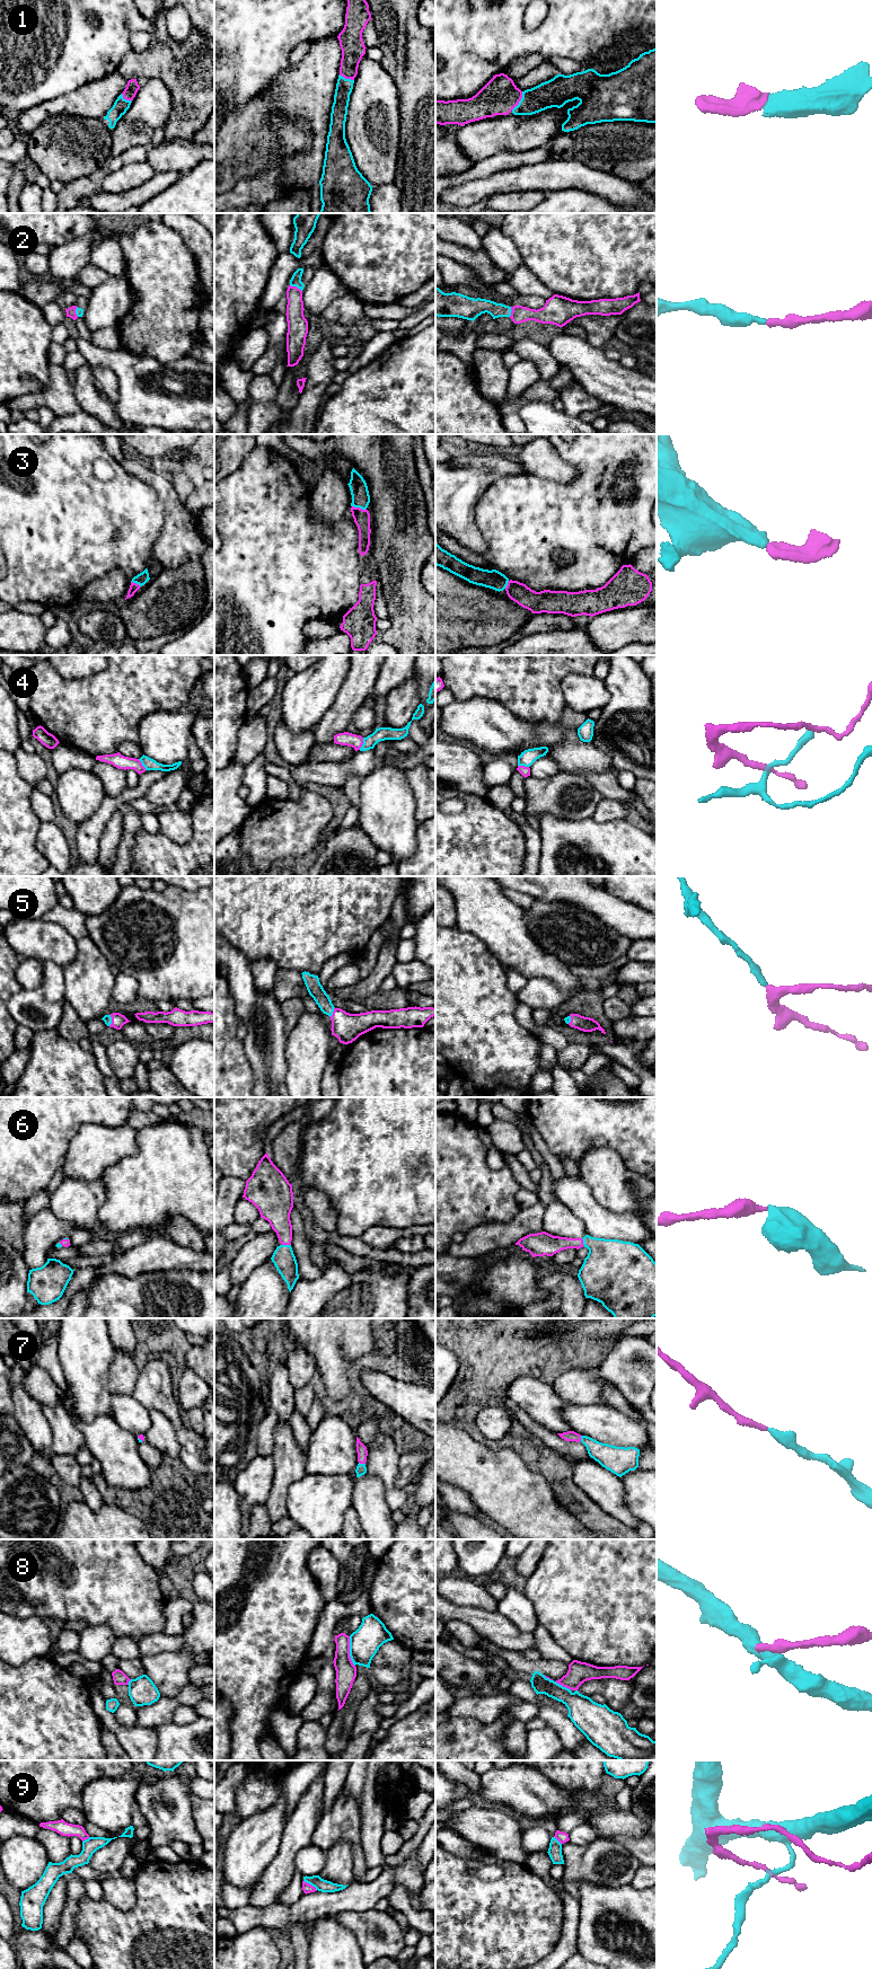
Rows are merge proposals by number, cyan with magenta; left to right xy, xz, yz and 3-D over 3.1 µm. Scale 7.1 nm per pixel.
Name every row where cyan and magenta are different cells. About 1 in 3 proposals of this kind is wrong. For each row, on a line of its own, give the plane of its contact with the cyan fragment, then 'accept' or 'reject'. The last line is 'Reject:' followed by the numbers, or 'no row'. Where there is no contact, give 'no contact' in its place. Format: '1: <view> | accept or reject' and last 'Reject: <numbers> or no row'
1: yz | accept
2: xz | accept
3: xz | accept
4: xz | reject
5: xy | accept
6: xz | accept
7: xz | accept
8: xz | reject
9: xz | reject
Reject: 4, 8, 9

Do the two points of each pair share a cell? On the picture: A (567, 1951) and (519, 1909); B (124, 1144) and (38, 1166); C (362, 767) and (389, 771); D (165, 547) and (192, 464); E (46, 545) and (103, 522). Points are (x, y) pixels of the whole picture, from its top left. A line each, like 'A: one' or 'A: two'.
A: two
B: two
C: two
D: two
E: one

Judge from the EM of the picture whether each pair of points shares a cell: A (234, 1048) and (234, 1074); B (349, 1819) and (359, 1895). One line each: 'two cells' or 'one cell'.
A: one cell
B: two cells

